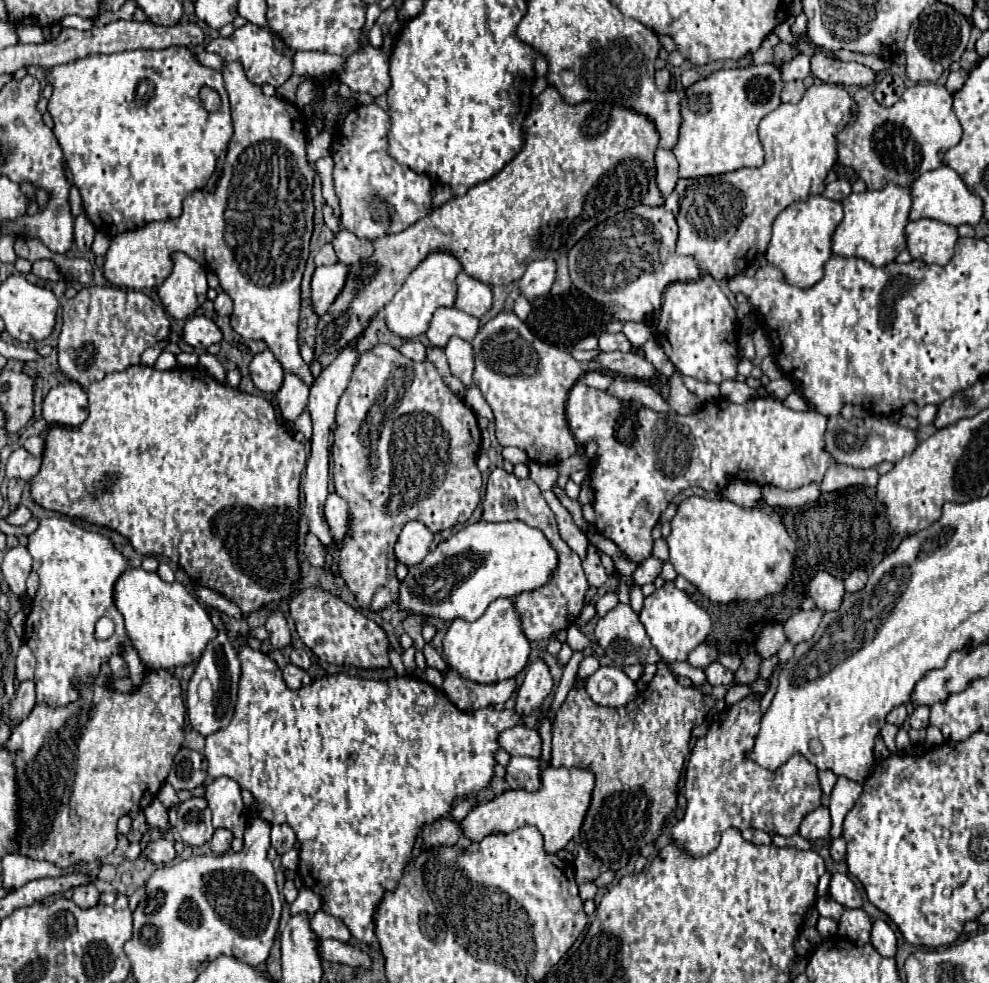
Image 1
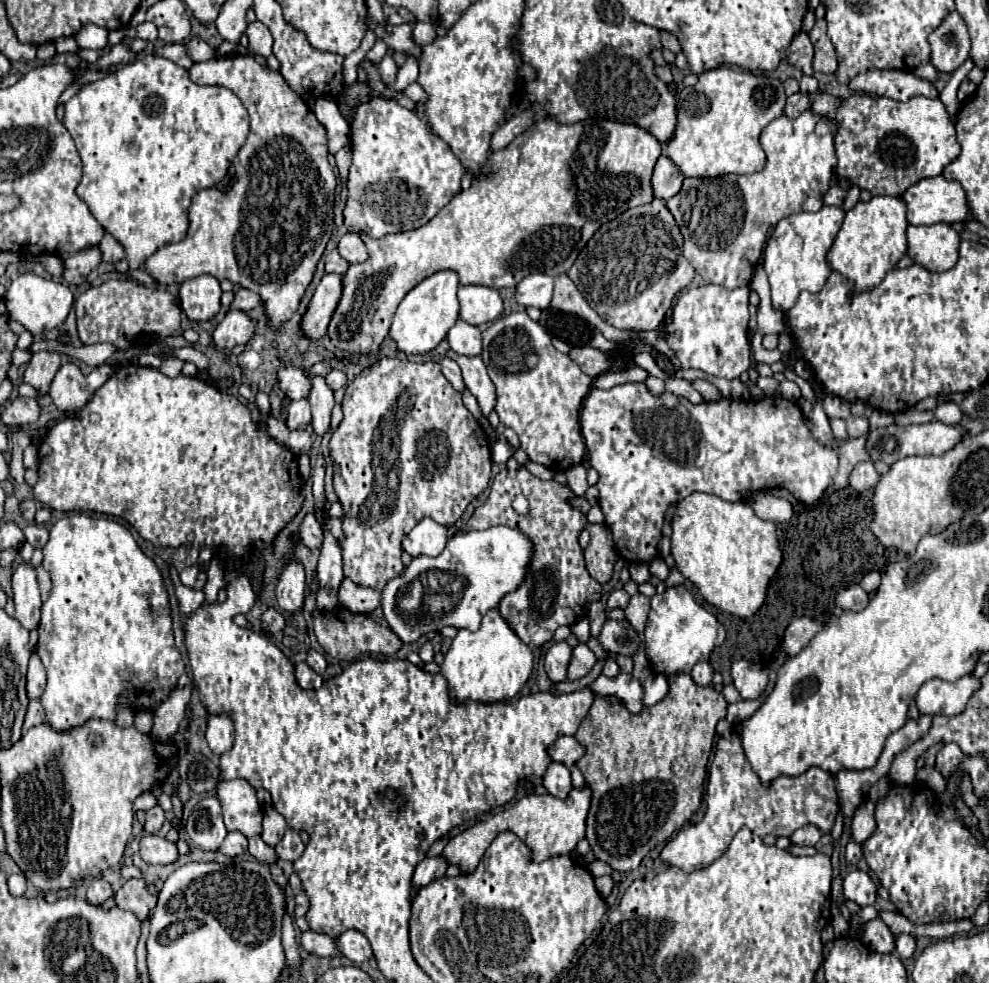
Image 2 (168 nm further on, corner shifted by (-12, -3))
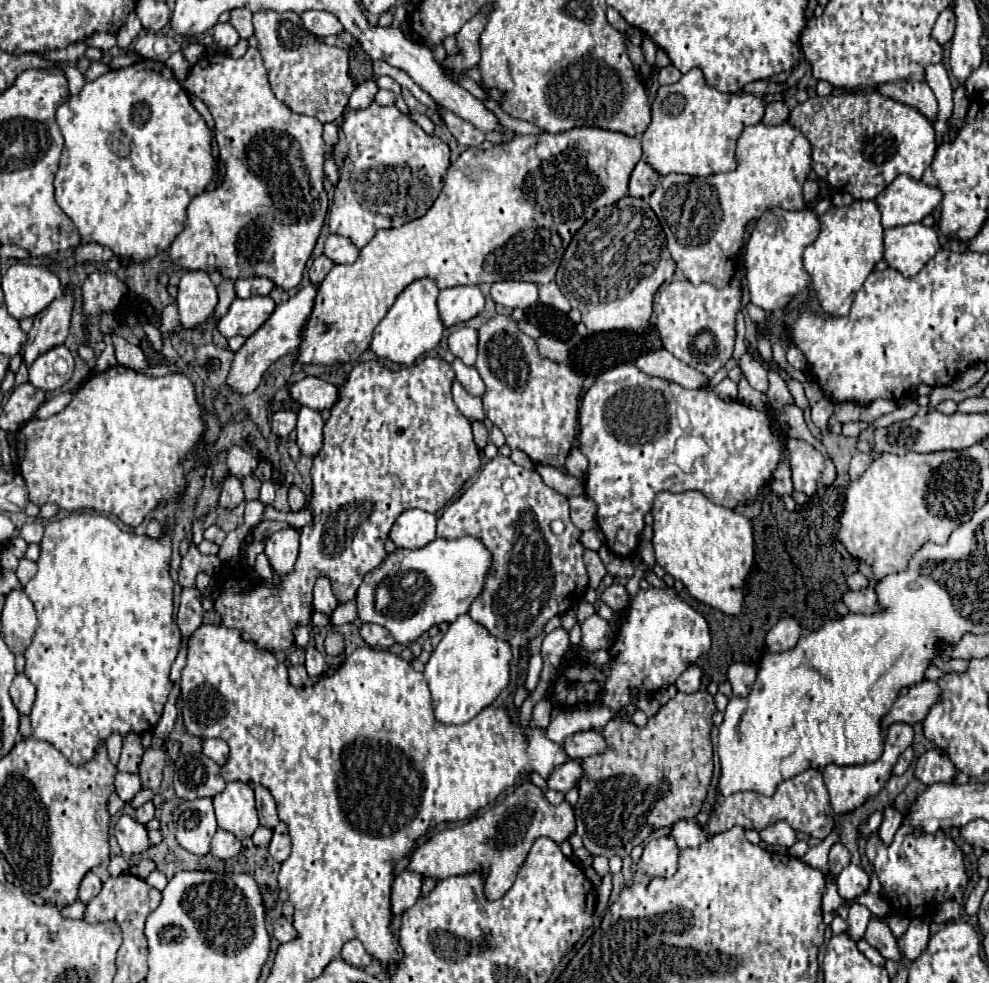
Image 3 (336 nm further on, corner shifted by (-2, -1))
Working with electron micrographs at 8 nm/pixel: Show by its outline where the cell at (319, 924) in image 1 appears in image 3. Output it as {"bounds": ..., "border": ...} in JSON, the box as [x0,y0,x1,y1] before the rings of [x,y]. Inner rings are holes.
{"bounds":[342,939,374,967],"border":[[[350,939],[342,947],[342,959],[354,967],[368,967],[374,959],[366,953],[360,939]]]}

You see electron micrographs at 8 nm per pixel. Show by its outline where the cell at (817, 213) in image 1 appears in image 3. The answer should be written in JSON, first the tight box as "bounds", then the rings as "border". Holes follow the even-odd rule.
{"bounds":[744,209,820,311],"border":[[[770,209],[758,221],[744,247],[744,267],[750,301],[764,311],[784,309],[792,297],[810,285],[810,275],[802,265],[804,249],[814,243],[820,231],[820,221],[814,211],[784,211]]]}

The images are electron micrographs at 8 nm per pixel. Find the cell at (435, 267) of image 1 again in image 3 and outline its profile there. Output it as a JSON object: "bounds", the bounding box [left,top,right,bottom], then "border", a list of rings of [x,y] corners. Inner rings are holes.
{"bounds":[370,279,444,365],"border":[[[418,279],[418,281],[410,283],[398,295],[396,303],[390,307],[386,317],[374,329],[370,351],[376,357],[388,359],[392,363],[412,365],[420,355],[434,349],[440,343],[442,331],[444,331],[444,325],[442,325],[440,315],[438,315],[436,299],[438,299],[438,287],[432,279]]]}

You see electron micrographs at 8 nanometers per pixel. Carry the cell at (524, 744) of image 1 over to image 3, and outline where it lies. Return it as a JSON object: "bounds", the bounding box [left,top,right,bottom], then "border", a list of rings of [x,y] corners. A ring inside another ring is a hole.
{"bounds":[564,731,608,761],"border":[[[582,731],[582,733],[574,733],[564,739],[564,749],[566,749],[568,757],[578,759],[578,761],[598,755],[598,753],[606,751],[606,747],[608,747],[606,739],[598,731]]]}

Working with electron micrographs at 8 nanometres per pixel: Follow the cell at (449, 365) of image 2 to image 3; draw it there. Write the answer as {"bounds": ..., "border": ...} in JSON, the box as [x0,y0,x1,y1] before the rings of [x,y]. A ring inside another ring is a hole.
{"bounds":[452,381,486,421],"border":[[[454,381],[452,395],[454,395],[456,407],[462,411],[462,415],[466,419],[470,419],[470,421],[484,421],[486,419],[484,409],[482,409],[482,399],[474,397],[474,395],[468,395],[458,381]]]}

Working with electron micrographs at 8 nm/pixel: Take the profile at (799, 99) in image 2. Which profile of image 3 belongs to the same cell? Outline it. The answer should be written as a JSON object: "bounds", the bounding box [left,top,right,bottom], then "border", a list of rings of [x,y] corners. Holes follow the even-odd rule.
{"bounds":[762,101,788,125],"border":[[[774,101],[770,105],[766,105],[766,113],[762,117],[762,123],[764,125],[780,125],[788,119],[788,107],[784,101]]]}

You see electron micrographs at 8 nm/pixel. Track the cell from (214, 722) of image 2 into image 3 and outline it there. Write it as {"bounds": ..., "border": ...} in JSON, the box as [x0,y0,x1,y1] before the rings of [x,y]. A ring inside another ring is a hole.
{"bounds":[202,739,228,767],"border":[[[206,739],[202,745],[204,745],[204,755],[206,757],[216,761],[220,767],[226,763],[226,759],[228,759],[228,745],[226,745],[224,739]]]}

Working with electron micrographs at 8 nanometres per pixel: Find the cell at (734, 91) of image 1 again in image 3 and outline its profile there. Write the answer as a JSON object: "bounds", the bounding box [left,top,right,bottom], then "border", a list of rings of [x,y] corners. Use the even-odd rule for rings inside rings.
{"bounds":[642,67,764,177],"border":[[[696,67],[682,75],[674,85],[662,85],[652,101],[652,121],[642,135],[642,153],[646,163],[660,175],[684,173],[708,177],[736,169],[734,149],[740,125],[756,125],[764,115],[762,99],[754,95],[726,95],[706,85]]]}

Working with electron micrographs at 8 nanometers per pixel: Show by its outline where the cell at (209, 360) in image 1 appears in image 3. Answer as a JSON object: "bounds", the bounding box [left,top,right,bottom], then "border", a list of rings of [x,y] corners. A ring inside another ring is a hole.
{"bounds":[227,446,259,480],"border":[[[234,446],[228,452],[227,466],[231,475],[242,480],[246,475],[254,472],[259,464],[258,459],[246,451],[243,447]]]}

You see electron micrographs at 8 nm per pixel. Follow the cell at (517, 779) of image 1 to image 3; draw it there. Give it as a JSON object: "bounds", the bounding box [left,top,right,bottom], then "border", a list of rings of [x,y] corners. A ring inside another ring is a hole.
{"bounds":[548,761,584,793],"border":[[[568,761],[568,763],[564,763],[560,769],[556,769],[552,773],[552,777],[548,779],[548,789],[568,793],[572,787],[578,785],[578,781],[582,777],[584,777],[582,765],[578,761]]]}

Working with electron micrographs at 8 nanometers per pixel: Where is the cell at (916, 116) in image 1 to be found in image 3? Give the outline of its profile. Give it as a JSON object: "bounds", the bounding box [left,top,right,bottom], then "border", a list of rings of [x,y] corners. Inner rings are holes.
{"bounds":[788,91,936,199],"border":[[[876,91],[864,95],[816,95],[798,103],[790,111],[788,123],[810,143],[812,171],[854,199],[874,199],[902,173],[920,179],[936,153],[932,123],[916,109]]]}

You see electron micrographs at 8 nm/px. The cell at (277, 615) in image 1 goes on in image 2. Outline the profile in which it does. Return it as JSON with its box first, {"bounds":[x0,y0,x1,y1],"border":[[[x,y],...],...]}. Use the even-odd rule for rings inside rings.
{"bounds":[276,559,306,615],"border":[[[294,559],[280,575],[280,581],[276,587],[278,607],[282,611],[286,611],[288,615],[296,615],[296,611],[300,611],[302,603],[304,603],[304,587],[306,587],[304,569]]]}

